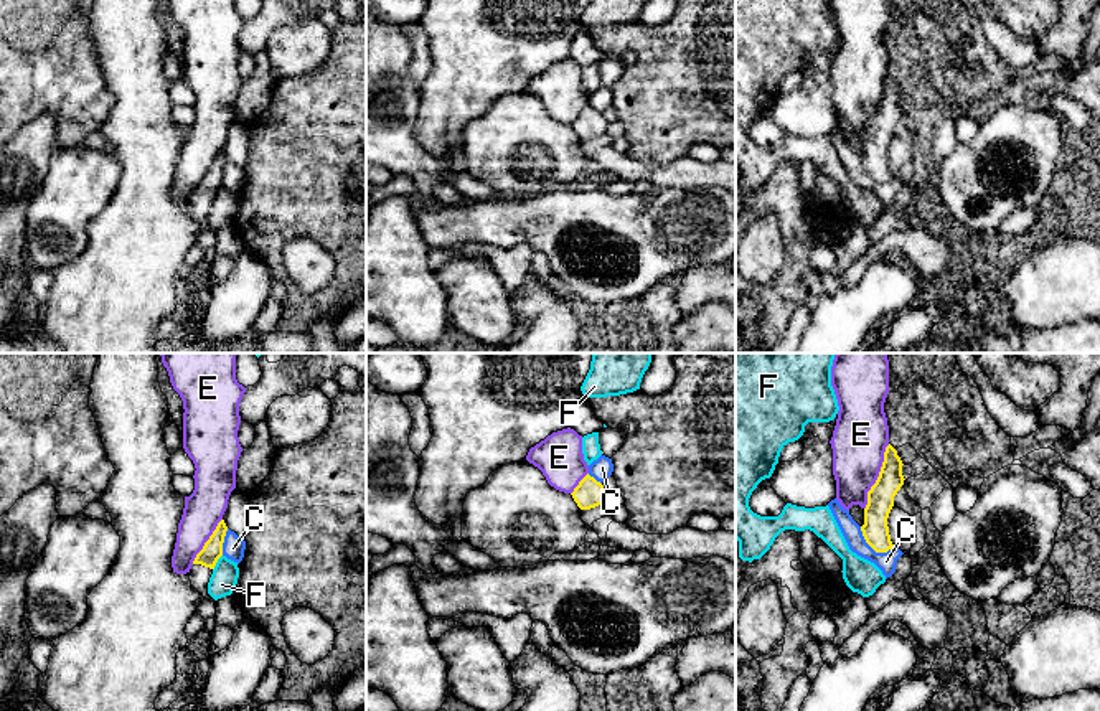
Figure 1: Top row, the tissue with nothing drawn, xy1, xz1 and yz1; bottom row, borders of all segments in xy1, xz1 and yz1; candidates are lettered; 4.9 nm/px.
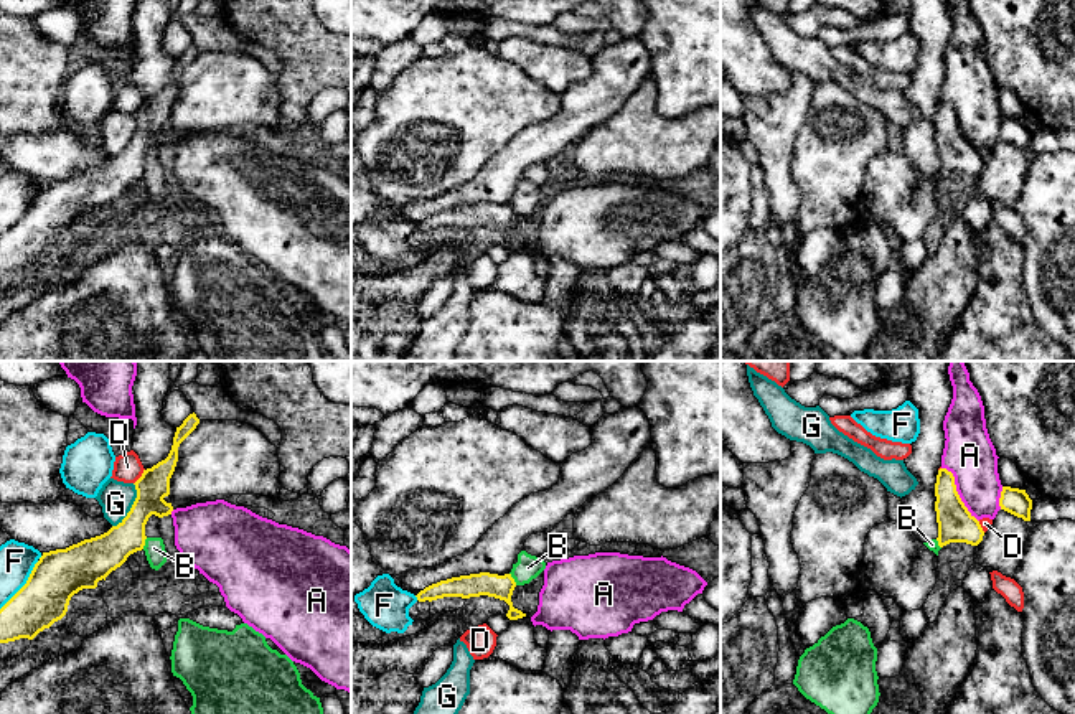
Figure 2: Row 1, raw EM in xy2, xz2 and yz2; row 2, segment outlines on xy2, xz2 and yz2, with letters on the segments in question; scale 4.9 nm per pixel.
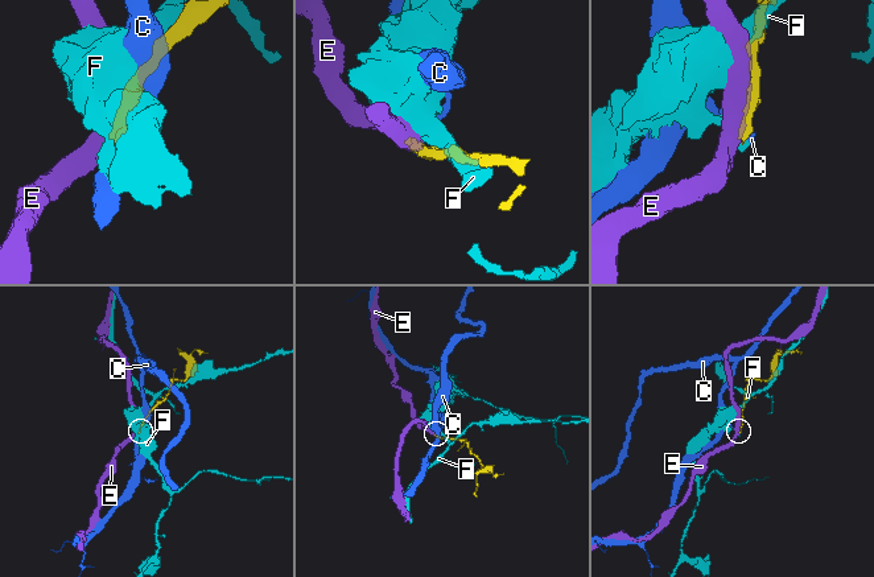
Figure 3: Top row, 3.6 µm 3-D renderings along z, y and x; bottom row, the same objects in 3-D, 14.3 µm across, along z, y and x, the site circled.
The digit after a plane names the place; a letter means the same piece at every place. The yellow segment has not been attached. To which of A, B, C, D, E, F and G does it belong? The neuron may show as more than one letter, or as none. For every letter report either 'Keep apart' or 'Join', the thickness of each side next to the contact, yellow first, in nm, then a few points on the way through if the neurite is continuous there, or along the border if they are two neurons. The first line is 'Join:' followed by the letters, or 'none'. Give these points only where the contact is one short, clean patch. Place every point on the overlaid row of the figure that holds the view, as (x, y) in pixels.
Join: none
A: Keep apart. Thickness 180 nm (yellow) against 240 nm
B: Keep apart. Thickness 120 nm (yellow) against 120 nm. Boundary: xz2 (510, 573), (516, 584)
C: Keep apart. Thickness 130 nm (yellow) against 100 nm. Boundary: yz1 (860, 527), (864, 540), (876, 551), (888, 551), (894, 546)
D: Keep apart. Thickness 160 nm (yellow) against 140 nm. Boundary: xy2 (144, 469), (134, 483)
E: Keep apart. Thickness 130 nm (yellow) against 280 nm
F: Keep apart. Thickness 240 nm (yellow) against 180 nm
G: Keep apart. Thickness 180 nm (yellow) against 160 nm

